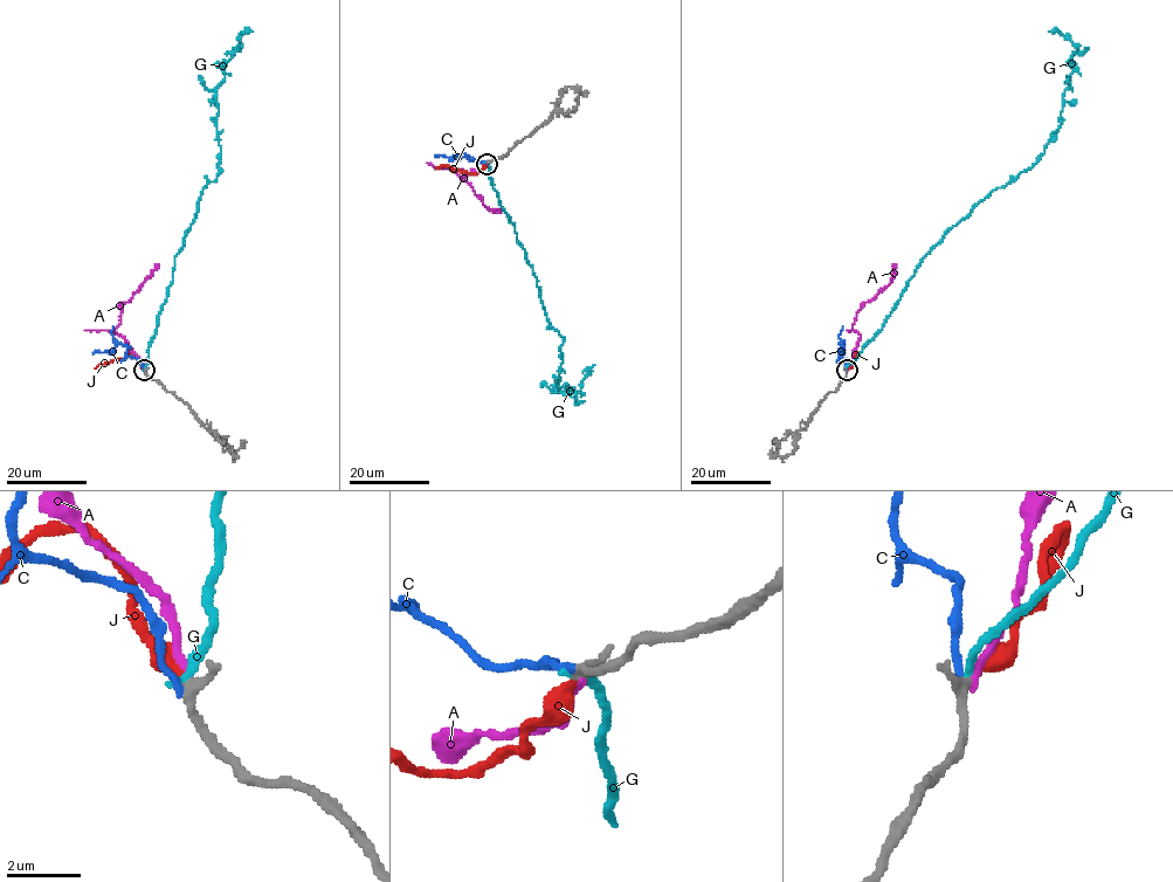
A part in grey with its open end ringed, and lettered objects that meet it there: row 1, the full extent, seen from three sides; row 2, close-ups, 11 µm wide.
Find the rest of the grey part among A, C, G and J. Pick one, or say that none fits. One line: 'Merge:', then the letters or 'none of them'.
Merge: J

